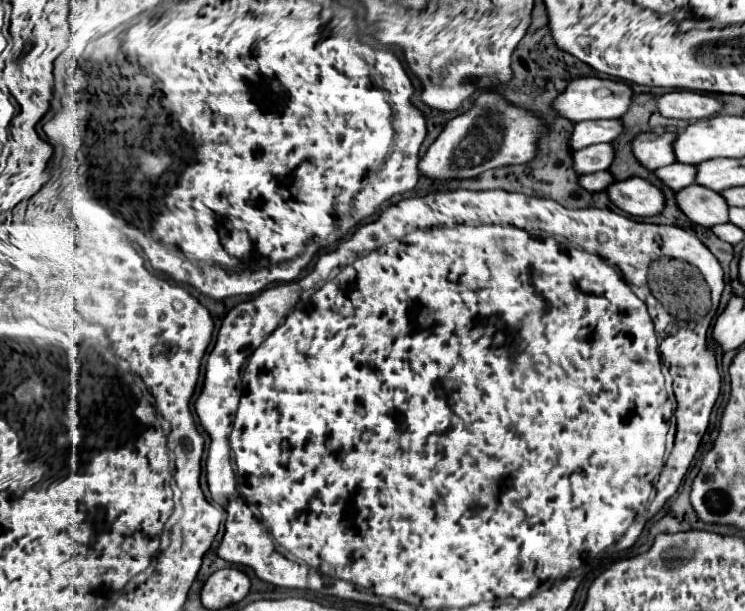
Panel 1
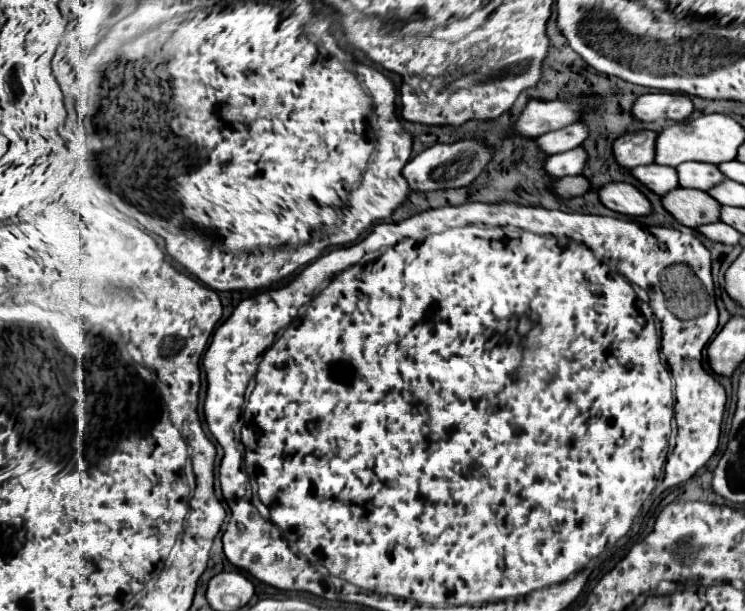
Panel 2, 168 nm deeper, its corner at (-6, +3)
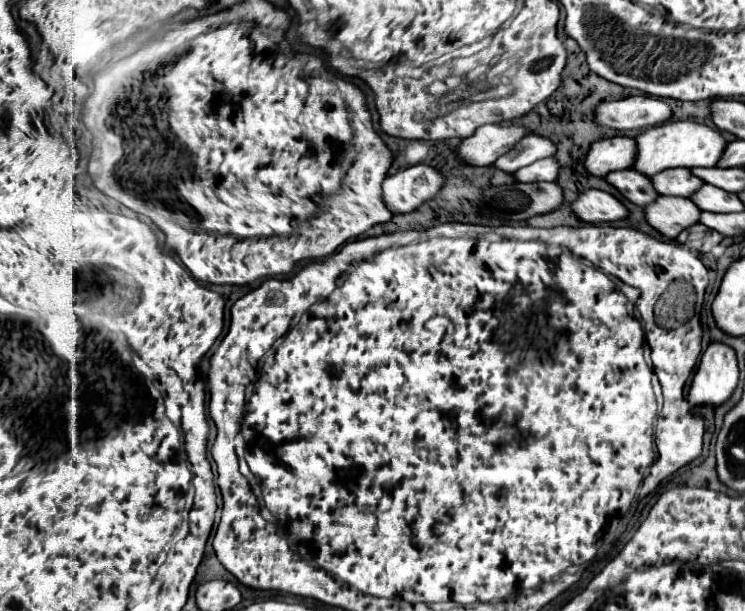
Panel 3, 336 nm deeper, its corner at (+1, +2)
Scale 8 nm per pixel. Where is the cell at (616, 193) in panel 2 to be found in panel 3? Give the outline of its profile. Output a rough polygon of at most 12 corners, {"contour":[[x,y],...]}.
{"contour":[[583,191],[571,209],[587,223],[611,223],[629,215],[617,197]]}

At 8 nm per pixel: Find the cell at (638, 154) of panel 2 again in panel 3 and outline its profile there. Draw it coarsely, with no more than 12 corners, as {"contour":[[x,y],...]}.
{"contour":[[609,137],[591,145],[587,171],[603,177],[633,167],[635,139]]}

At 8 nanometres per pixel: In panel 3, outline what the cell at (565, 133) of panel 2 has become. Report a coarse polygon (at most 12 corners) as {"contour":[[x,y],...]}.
{"contour":[[531,133],[493,167],[515,173],[557,153],[549,137]]}

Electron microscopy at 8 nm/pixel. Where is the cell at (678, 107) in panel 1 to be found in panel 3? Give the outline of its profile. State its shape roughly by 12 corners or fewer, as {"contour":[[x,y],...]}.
{"contour":[[633,95],[601,103],[603,127],[629,131],[665,123],[663,99]]}

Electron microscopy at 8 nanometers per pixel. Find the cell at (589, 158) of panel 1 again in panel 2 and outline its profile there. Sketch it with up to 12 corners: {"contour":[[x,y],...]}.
{"contour":[[582,146],[548,156],[554,178],[578,176],[586,160]]}

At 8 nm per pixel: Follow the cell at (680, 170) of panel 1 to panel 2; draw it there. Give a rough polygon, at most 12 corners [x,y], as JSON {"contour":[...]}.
{"contour":[[650,164],[630,174],[658,196],[678,188],[674,168]]}

